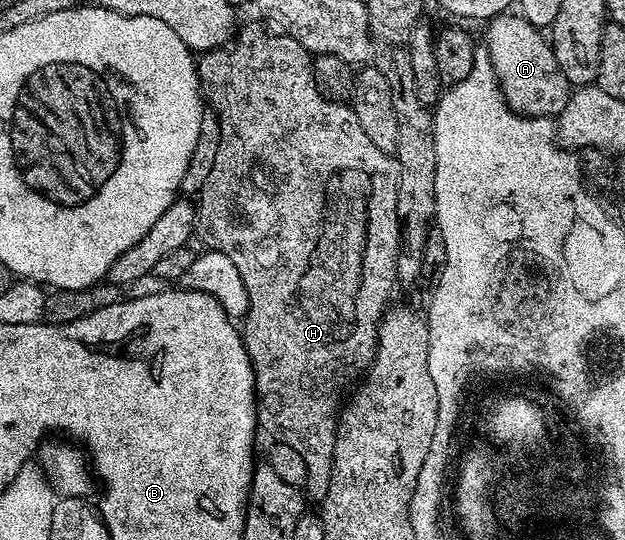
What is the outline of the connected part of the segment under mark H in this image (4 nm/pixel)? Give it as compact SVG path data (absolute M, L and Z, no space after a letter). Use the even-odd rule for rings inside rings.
M245 26L242 30L240 27L228 44L215 50L206 50L196 59L201 92L204 101L217 112L217 118L221 122L221 135L215 164L199 195L195 234L198 239L201 237L202 247L223 252L223 256L229 257L231 264L239 268L239 276L243 276L243 288L247 288L249 301L243 319L243 341L255 376L257 425L264 433L266 430L270 434L273 442L287 444L290 448L295 448L299 456L303 456L303 461L307 464L304 493L310 503L320 504L327 496L327 488L331 488L337 419L343 406L341 393L345 389L348 391L373 365L373 357L377 351L377 329L382 314L390 305L389 293L397 282L397 255L401 252L401 225L397 219L397 159L394 155L384 154L382 150L375 148L375 144L371 144L371 139L367 132L363 132L359 116L355 116L352 105L324 98L319 88L315 88L313 58L309 50L291 36L280 32L272 33L265 34L261 26Z

